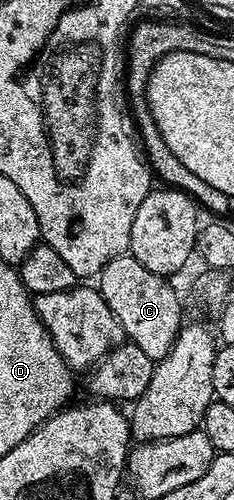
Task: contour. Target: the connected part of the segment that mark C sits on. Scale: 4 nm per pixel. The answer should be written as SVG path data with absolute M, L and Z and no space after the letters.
M129 254L112 258L112 262L108 262L96 277L96 287L104 302L108 302L116 314L127 341L140 346L140 350L144 350L144 354L155 362L162 360L168 350L172 350L184 323L178 292L170 283L167 277L152 274L148 266L140 266L140 262Z

